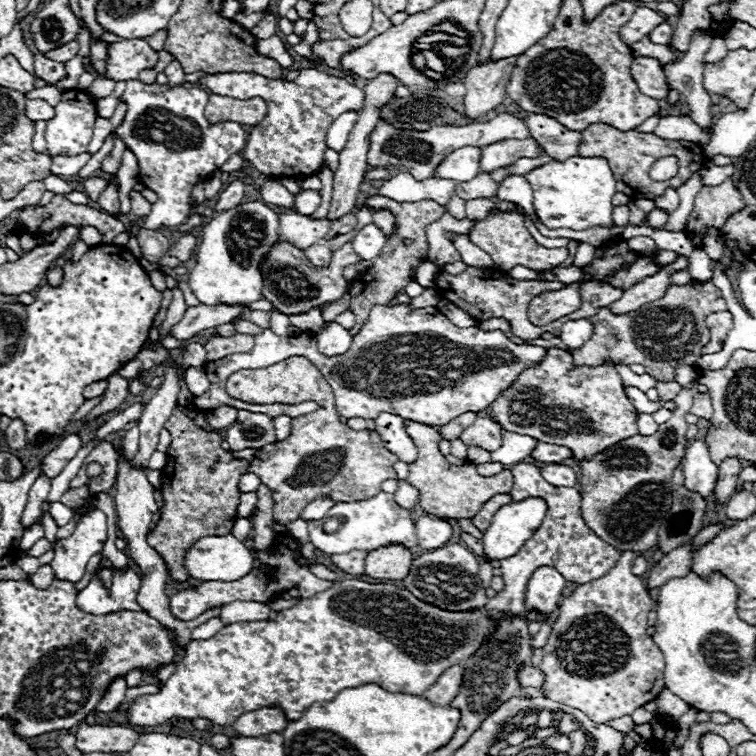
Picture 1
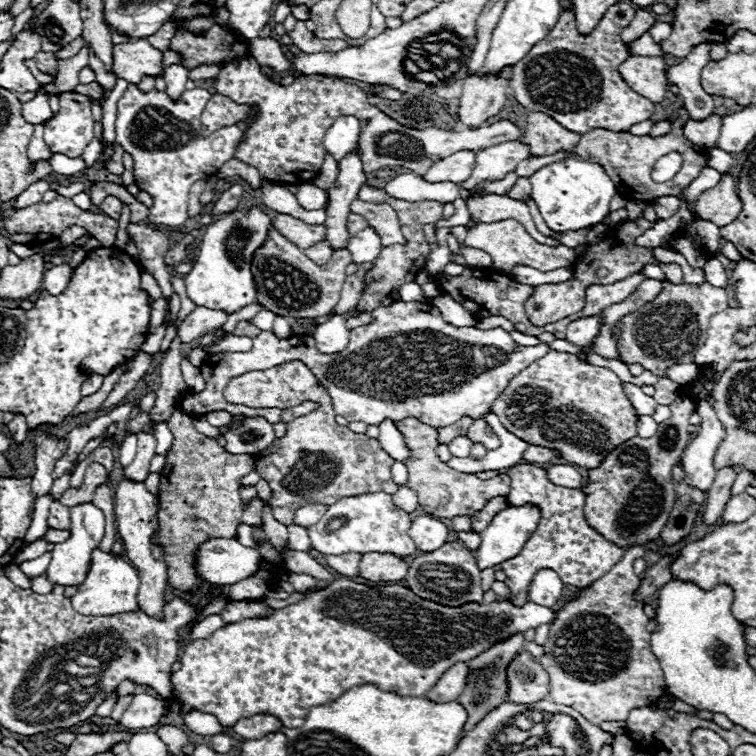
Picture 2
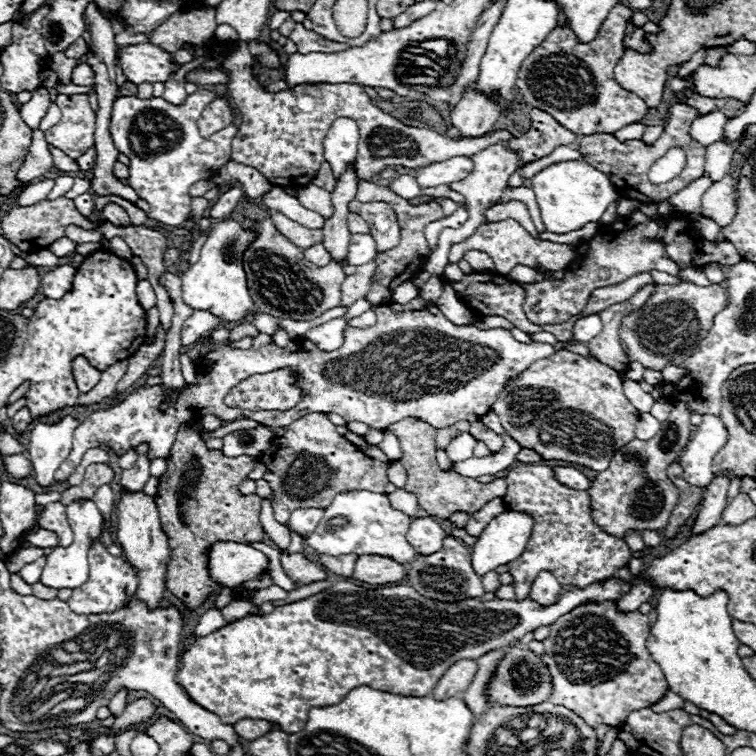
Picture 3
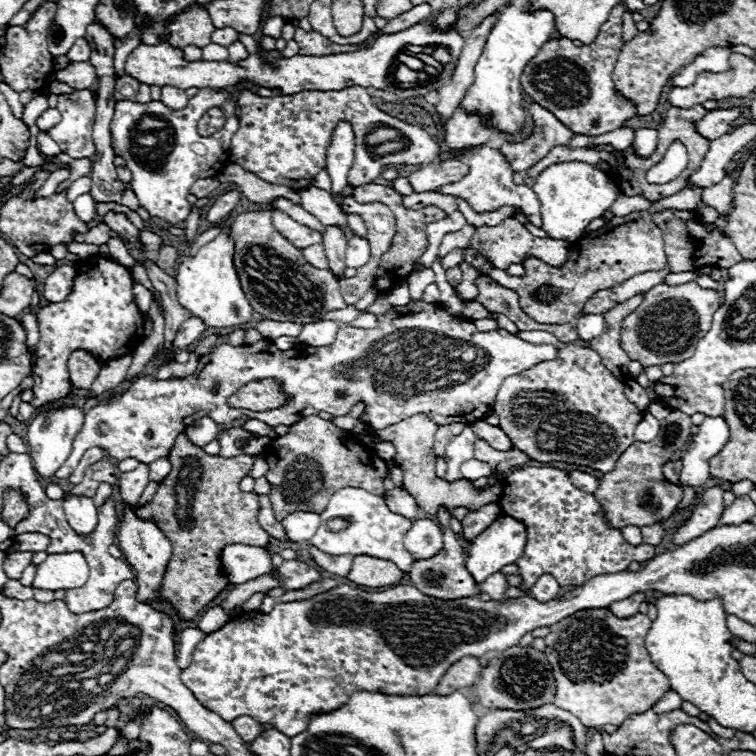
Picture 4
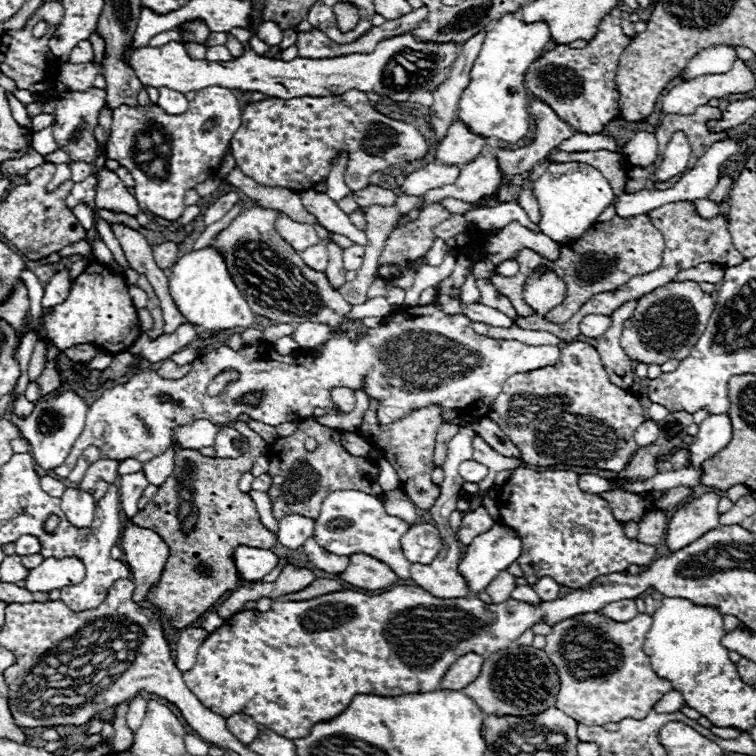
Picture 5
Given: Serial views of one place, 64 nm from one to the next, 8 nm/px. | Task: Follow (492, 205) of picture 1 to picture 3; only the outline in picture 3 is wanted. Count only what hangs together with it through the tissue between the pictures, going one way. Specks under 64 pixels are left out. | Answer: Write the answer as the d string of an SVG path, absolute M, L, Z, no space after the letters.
M512 200L508 204L498 204L490 210L486 210L486 222L496 222L496 220L504 220L504 218L516 218L534 238L538 238L538 232L532 224L532 218L530 218L530 214L522 202Z

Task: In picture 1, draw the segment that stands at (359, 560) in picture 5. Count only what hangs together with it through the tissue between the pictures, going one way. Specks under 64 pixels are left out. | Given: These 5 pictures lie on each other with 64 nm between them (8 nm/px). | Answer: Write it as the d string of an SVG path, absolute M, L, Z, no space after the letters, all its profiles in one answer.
M402 546L378 548L374 552L368 552L364 562L364 574L380 580L404 580L404 576L408 576L410 564L412 564L410 550Z

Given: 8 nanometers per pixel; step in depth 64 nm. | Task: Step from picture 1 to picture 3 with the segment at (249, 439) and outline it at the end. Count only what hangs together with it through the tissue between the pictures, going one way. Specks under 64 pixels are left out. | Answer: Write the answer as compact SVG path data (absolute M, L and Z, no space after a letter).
M260 424L254 430L230 432L222 440L224 440L224 446L222 446L224 456L242 456L242 454L246 454L246 456L258 458L272 444L274 432L268 426Z

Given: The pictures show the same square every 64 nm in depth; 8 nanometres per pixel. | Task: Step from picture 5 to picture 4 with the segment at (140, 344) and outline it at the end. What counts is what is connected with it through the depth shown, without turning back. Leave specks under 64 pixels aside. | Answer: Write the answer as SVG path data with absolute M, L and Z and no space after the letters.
M188 318L182 326L180 332L174 338L174 350L184 350L190 344L194 344L196 340L200 340L200 334L206 330L204 322L198 318Z

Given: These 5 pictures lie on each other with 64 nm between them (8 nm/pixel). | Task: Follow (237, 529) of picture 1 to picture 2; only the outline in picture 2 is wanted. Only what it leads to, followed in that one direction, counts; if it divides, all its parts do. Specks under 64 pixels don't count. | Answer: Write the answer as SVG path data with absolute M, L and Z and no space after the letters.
M241 524L238 527L238 538L237 540L244 546L254 547L256 544L255 539L253 538L253 529L246 525Z

